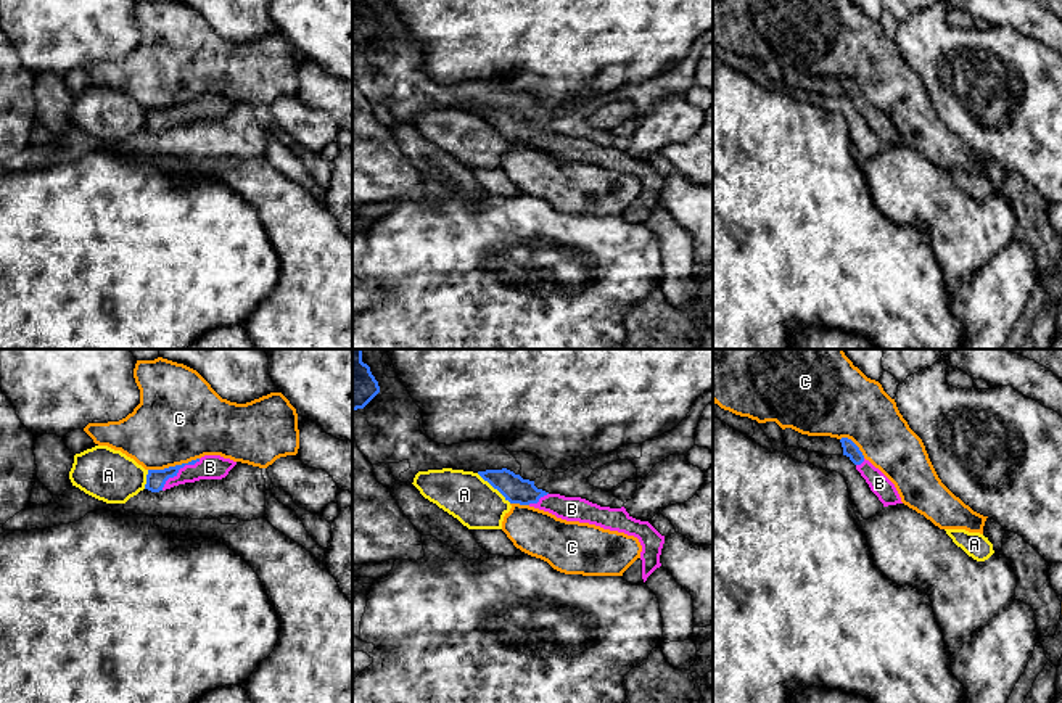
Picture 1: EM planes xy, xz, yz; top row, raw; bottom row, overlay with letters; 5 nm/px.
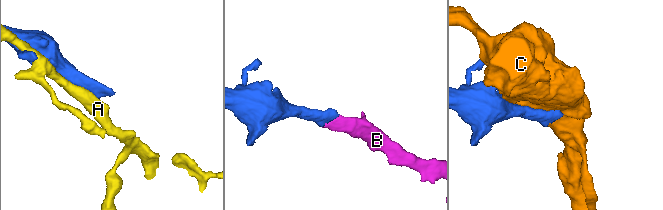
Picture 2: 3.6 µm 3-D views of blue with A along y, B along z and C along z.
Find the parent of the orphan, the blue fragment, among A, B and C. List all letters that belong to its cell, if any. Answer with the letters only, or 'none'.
B

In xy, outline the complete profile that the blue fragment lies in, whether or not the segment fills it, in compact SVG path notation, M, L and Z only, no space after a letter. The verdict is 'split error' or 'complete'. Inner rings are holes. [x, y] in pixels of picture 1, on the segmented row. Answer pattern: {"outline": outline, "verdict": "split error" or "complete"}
{"outline": "M204 455L188 463L169 467L164 470L148 470L145 489L159 492L200 479L222 479L235 465L237 462L220 455Z", "verdict": "split error"}

